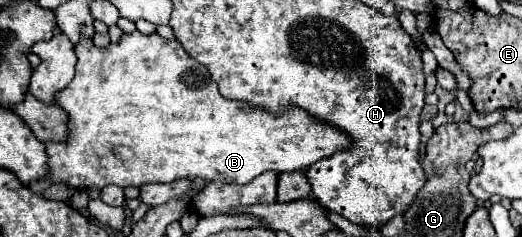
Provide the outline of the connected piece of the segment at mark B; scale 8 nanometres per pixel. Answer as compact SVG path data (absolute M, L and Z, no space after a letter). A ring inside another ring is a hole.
M139 31L133 33L123 33L119 43L109 43L107 47L99 49L93 45L93 41L89 37L79 37L77 45L75 45L75 53L77 53L77 67L75 67L75 77L73 81L67 85L67 89L61 89L55 97L55 105L61 107L67 115L69 115L69 123L67 123L67 133L69 137L63 143L45 143L45 151L49 155L49 173L41 179L41 181L33 181L29 185L29 189L33 193L41 193L45 189L49 189L49 185L55 183L65 183L71 189L77 191L89 191L89 189L103 189L107 185L119 185L119 187L141 187L145 183L171 183L177 179L195 179L201 177L207 183L211 181L223 181L223 183L249 183L251 179L255 179L257 175L265 173L265 171L275 171L275 173L285 173L285 171L305 171L309 165L313 165L315 161L333 155L339 149L349 147L349 139L343 133L337 133L337 129L331 129L329 125L323 125L321 121L313 121L311 117L307 117L307 113L303 109L285 109L285 113L273 117L271 113L265 113L261 109L253 109L249 105L245 105L243 101L229 101L225 99L219 89L217 83L213 83L213 79L209 77L209 71L199 65L199 61L195 61L177 41L169 41L163 39L159 33L153 35L143 35Z

